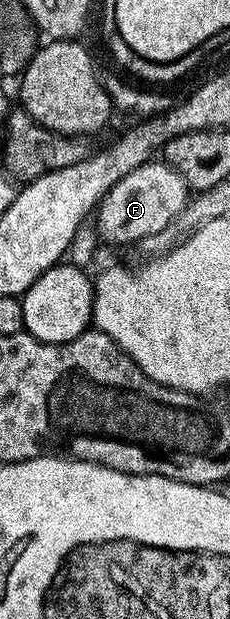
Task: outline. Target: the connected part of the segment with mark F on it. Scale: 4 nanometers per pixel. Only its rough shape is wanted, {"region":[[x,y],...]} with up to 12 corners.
{"region":[[151,159],[94,217],[103,244],[137,244],[182,211],[190,188]]}

